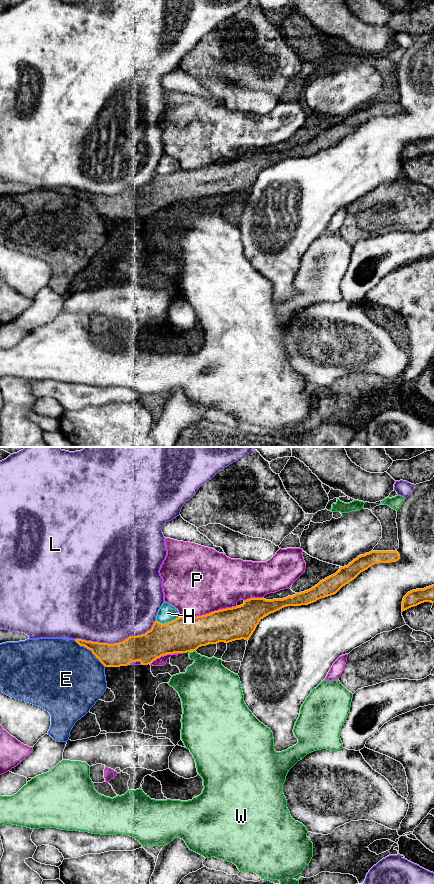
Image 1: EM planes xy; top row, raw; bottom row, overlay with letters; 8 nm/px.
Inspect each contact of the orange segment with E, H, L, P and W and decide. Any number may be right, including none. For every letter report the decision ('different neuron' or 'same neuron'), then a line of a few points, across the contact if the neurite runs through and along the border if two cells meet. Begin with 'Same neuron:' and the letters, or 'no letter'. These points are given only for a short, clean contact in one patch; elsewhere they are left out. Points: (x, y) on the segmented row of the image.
Same neuron: no letter
E: different neuron
H: different neuron; line xy (179, 615), (167, 622), (160, 623), (156, 621)
L: different neuron
P: different neuron
W: different neuron

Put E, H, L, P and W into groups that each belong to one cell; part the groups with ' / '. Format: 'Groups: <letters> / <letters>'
Groups: E / H / L / P / W

